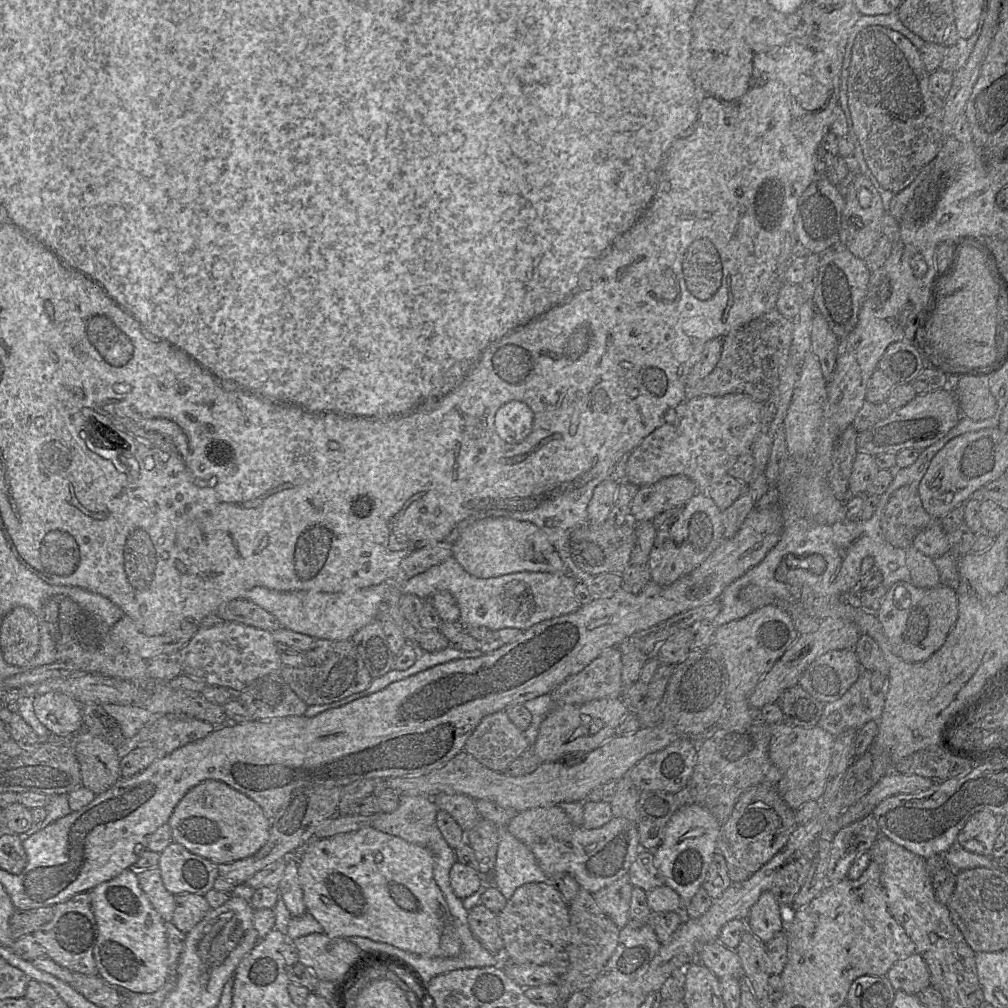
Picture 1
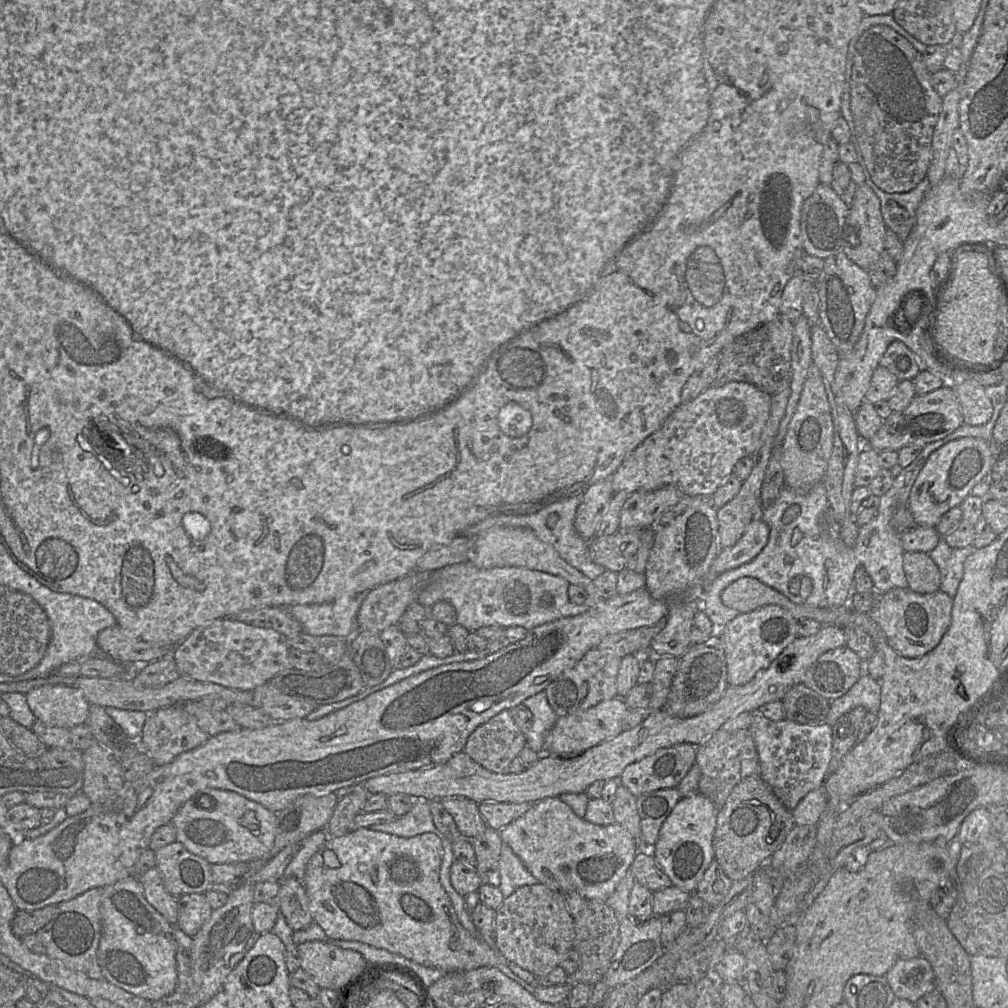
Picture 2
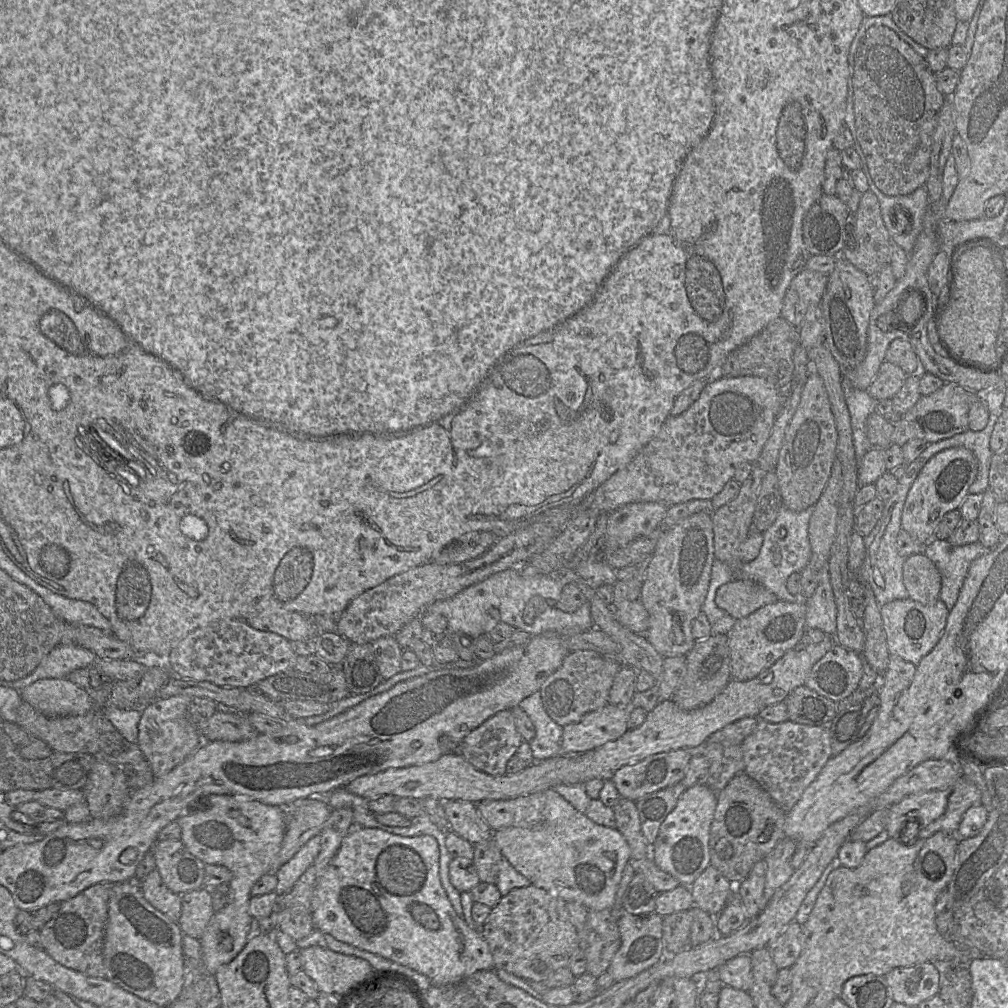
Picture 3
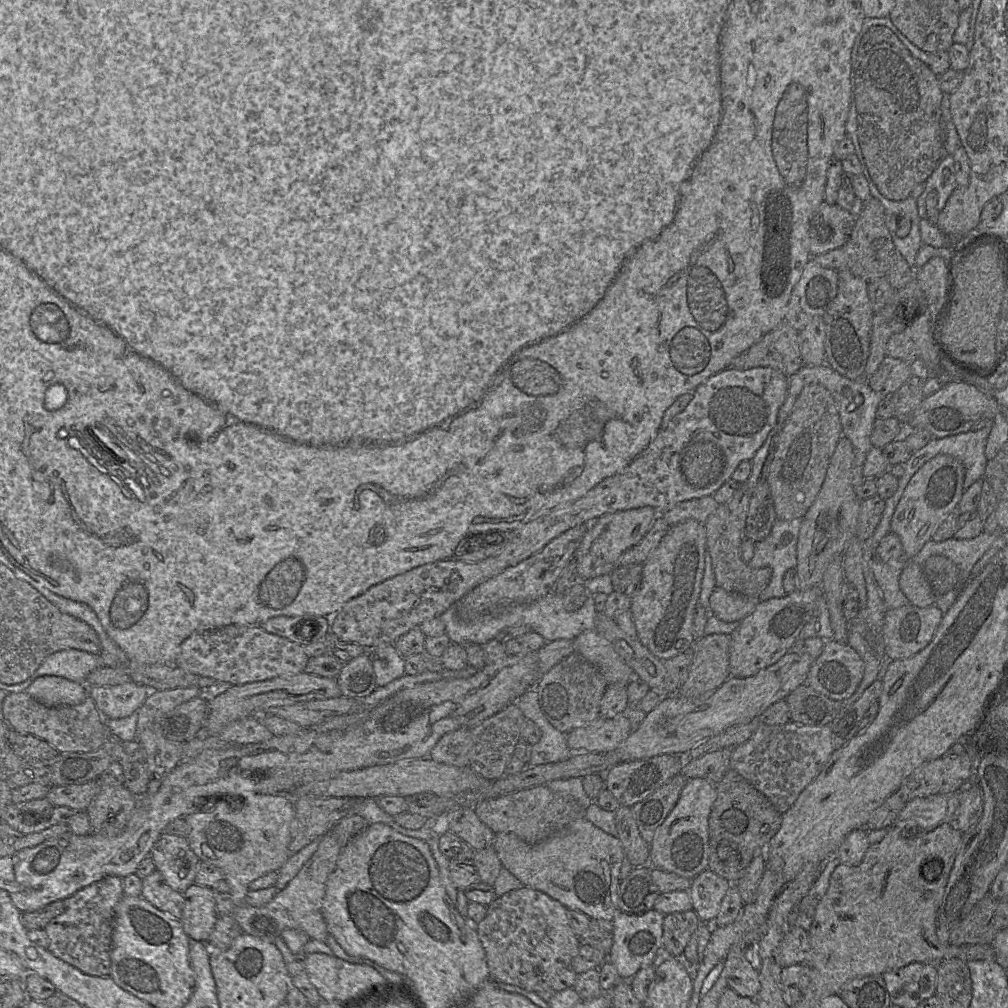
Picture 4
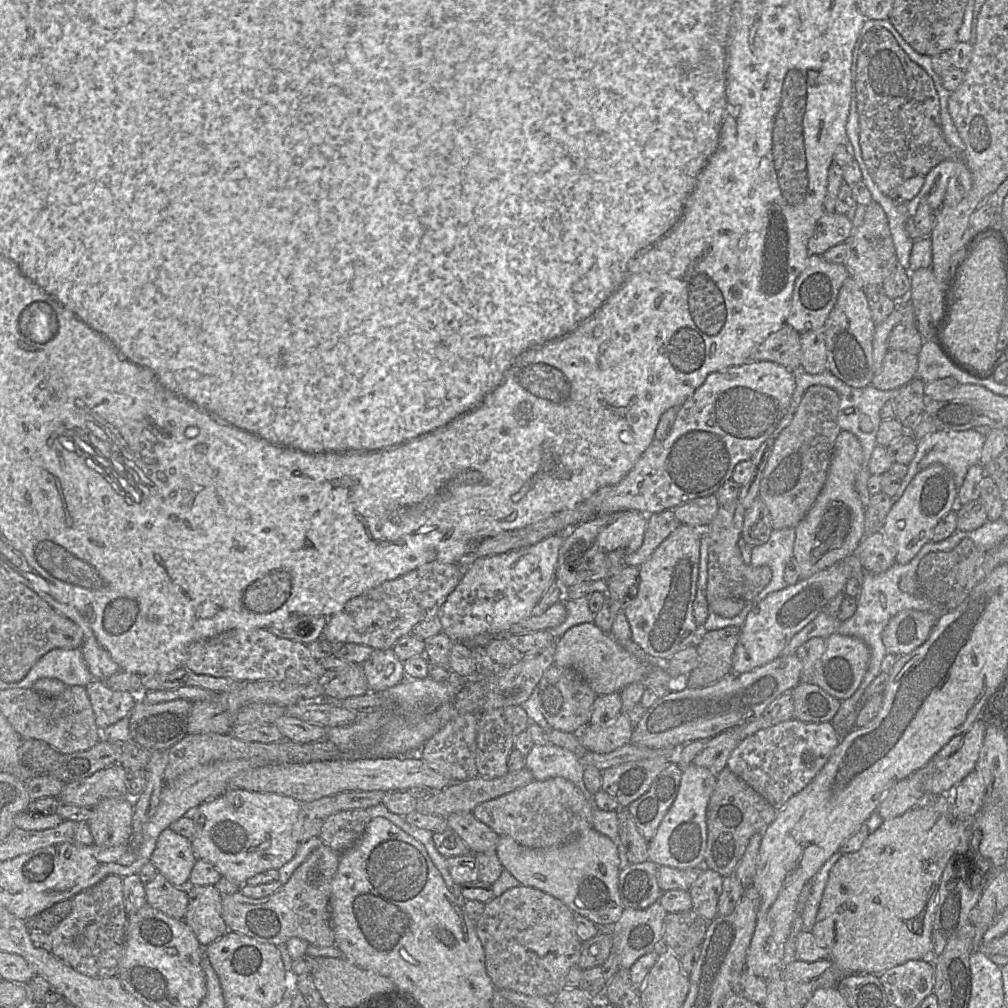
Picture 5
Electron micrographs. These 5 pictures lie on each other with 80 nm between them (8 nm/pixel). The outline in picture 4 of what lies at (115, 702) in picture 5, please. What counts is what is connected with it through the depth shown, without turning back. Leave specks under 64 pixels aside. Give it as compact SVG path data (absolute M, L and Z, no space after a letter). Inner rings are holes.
M134 682L117 686L92 686L88 690L98 711L104 718L111 719L125 718L137 712L151 691Z

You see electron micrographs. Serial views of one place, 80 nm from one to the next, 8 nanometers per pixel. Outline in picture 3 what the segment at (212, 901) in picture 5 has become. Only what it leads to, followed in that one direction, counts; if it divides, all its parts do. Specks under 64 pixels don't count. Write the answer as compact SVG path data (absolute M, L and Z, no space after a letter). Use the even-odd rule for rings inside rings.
M202 887L181 895L181 900L182 910L178 925L183 934L199 940L215 913L211 890Z

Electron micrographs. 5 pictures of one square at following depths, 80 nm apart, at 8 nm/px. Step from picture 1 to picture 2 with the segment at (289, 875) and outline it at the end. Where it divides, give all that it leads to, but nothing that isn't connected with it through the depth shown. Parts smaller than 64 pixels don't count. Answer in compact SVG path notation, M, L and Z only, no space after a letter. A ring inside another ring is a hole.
M283 877L279 883L280 912L287 924L293 931L307 928L313 922L313 917L303 883L295 877Z

